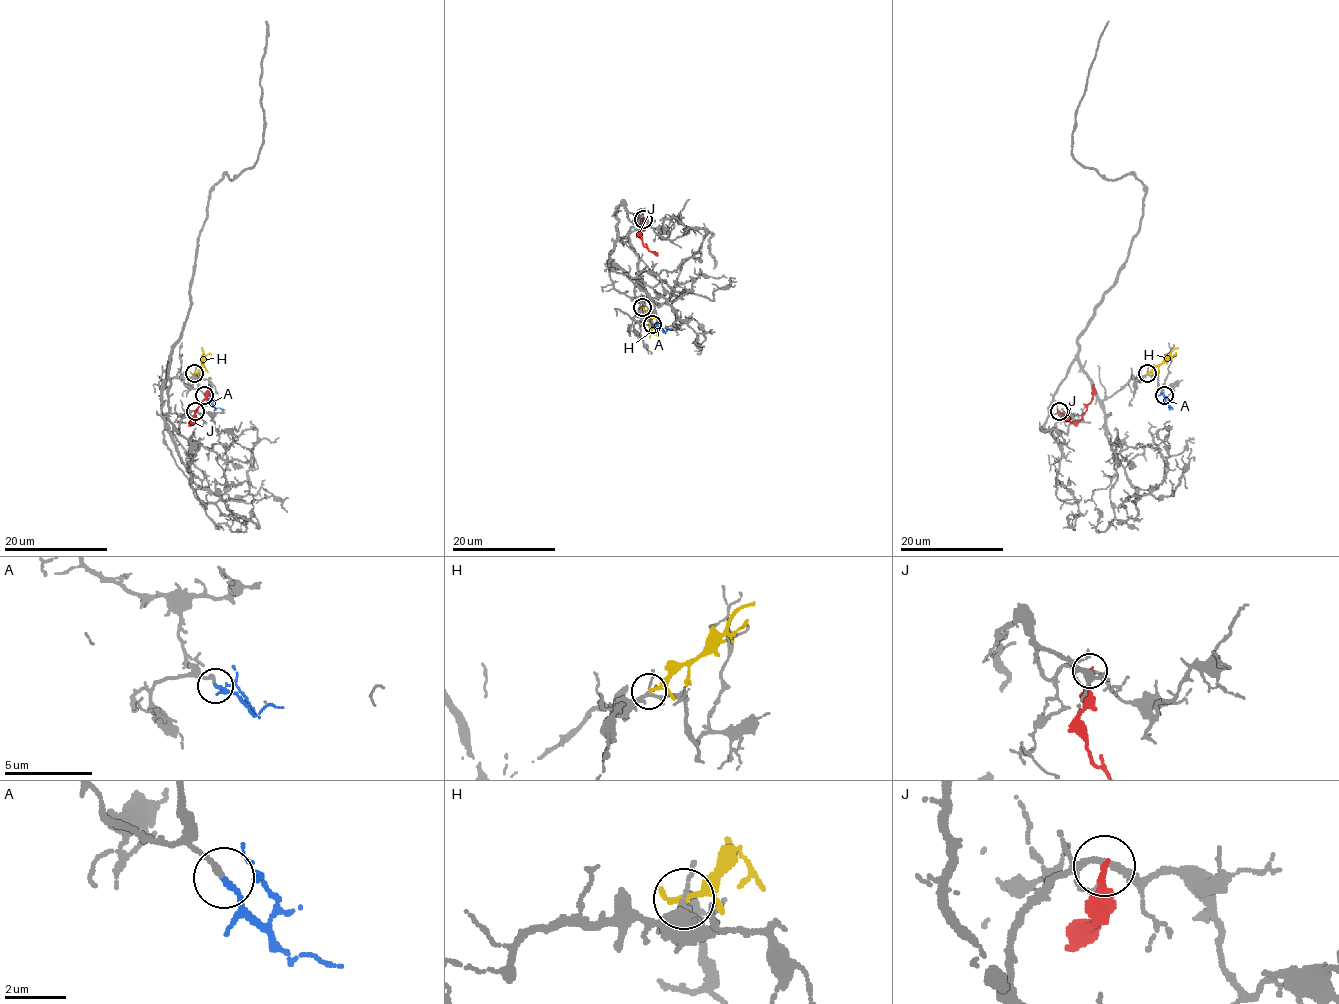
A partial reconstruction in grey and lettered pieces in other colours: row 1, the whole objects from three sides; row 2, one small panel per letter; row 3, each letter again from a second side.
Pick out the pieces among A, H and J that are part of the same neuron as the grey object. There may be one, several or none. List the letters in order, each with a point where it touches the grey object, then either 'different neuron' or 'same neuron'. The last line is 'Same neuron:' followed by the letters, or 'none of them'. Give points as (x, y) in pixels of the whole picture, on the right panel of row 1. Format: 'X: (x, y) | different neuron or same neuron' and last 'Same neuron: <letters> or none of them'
A: (1164, 395) | same neuron
H: (1147, 373) | different neuron
J: (1059, 411) | different neuron
Same neuron: A

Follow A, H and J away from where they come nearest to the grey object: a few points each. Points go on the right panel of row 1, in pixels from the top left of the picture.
A: (1163, 395), (1167, 403), (1163, 389)
H: (1146, 373), (1177, 347)
J: (1059, 412), (1070, 421), (1079, 421), (1092, 395), (1094, 385)

